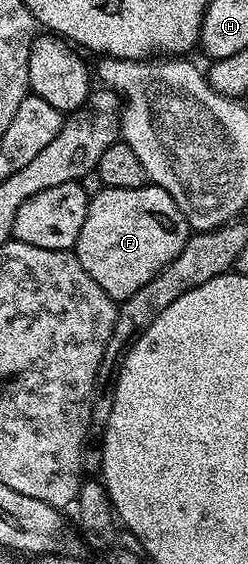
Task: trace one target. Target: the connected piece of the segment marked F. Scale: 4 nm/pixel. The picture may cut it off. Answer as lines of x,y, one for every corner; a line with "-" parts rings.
151,183
133,189
110,189
105,187
102,195
91,198
88,203
88,218
82,223
74,252
78,263
86,267
86,275
106,291
113,301
119,303
130,299
138,287
146,287
158,271
162,271
186,247
190,236
190,226
182,211
174,203
172,196
162,187

